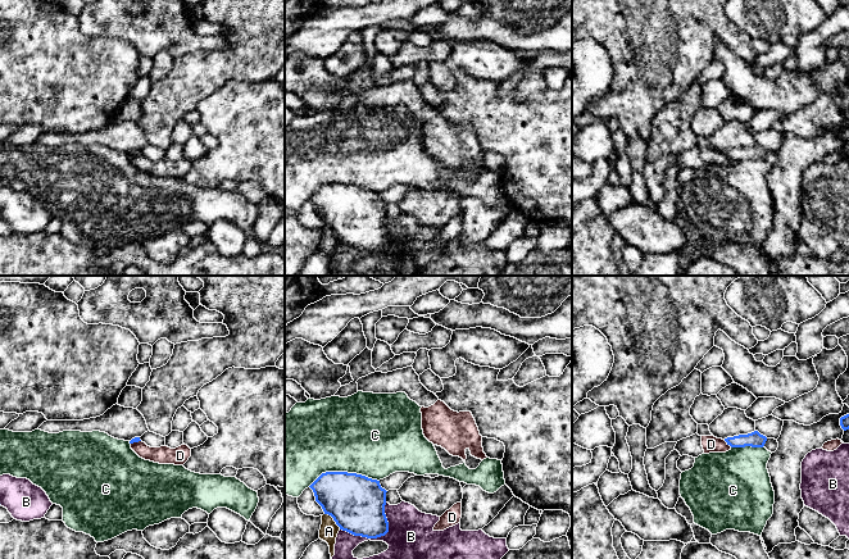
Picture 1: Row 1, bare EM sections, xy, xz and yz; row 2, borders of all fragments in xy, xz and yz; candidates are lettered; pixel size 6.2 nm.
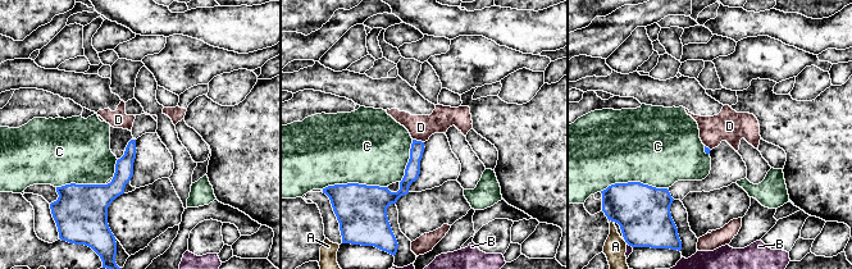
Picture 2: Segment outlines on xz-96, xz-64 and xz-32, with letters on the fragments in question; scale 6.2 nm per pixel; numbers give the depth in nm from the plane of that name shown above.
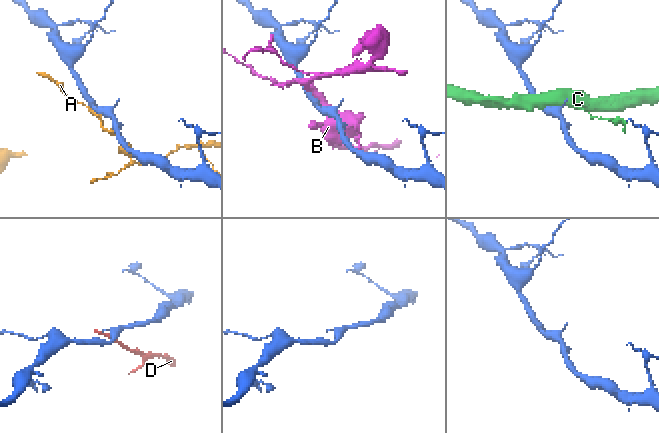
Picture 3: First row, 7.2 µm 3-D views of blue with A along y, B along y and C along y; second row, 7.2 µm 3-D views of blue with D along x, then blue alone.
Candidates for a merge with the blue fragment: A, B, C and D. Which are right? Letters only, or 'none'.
none

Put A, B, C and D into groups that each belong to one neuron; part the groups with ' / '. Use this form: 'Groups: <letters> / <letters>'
Groups: A / B / C / D

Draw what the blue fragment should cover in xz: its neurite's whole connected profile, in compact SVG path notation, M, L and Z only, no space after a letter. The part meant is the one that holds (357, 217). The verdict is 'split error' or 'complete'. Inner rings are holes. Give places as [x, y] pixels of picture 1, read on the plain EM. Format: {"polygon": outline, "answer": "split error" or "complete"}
{"polygon": "M326 185L309 200L324 227L331 228L340 242L367 251L377 251L389 245L385 227L387 204L381 200L380 194L357 186Z", "answer": "complete"}

